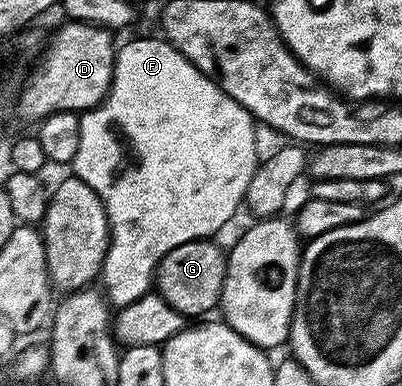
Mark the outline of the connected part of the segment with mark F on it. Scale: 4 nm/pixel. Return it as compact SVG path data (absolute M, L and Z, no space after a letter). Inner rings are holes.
M137 37L125 46L118 48L113 62L113 82L109 94L101 104L93 109L84 110L80 114L79 151L75 151L75 159L71 163L76 177L87 183L88 187L98 193L109 221L109 246L106 249L105 261L102 263L99 281L105 284L104 296L108 304L120 307L127 303L135 303L144 293L150 292L157 276L157 265L173 248L188 241L201 238L212 238L219 227L243 205L247 183L251 183L251 175L255 175L259 164L257 157L257 129L251 114L244 109L231 95L227 95L199 67L195 67L185 58L170 41L157 37Z

